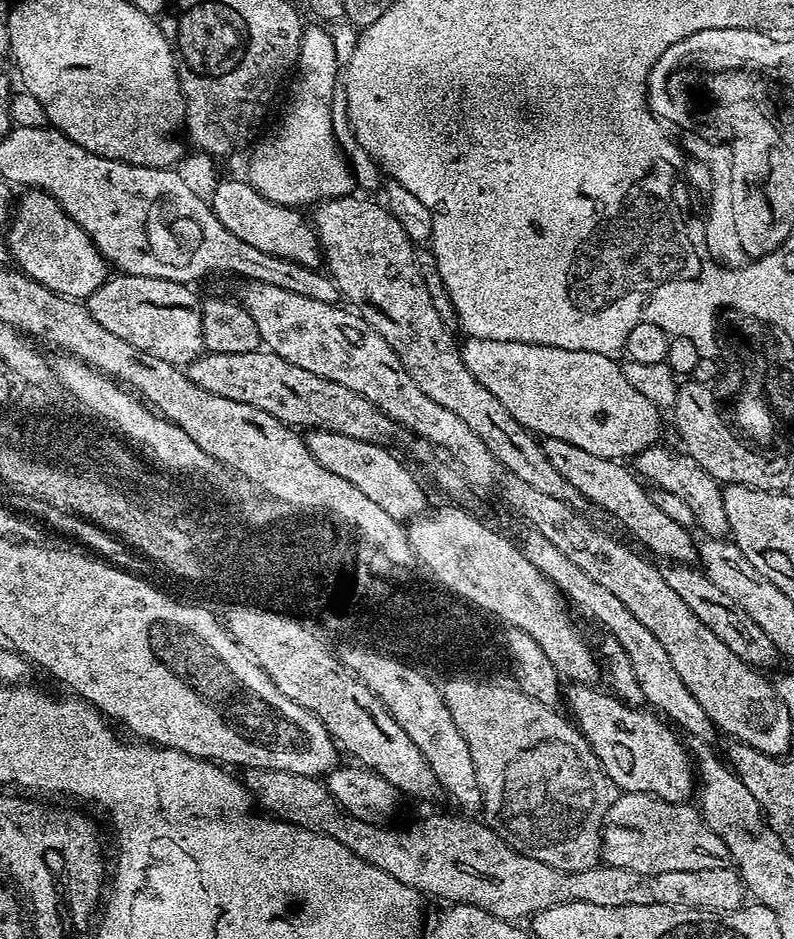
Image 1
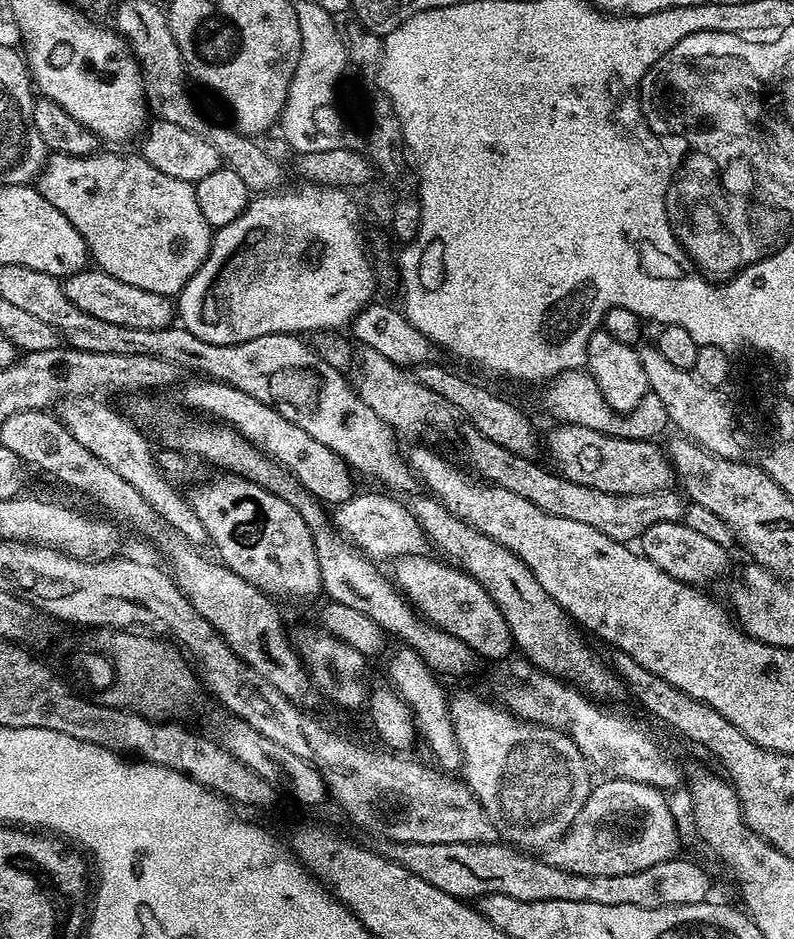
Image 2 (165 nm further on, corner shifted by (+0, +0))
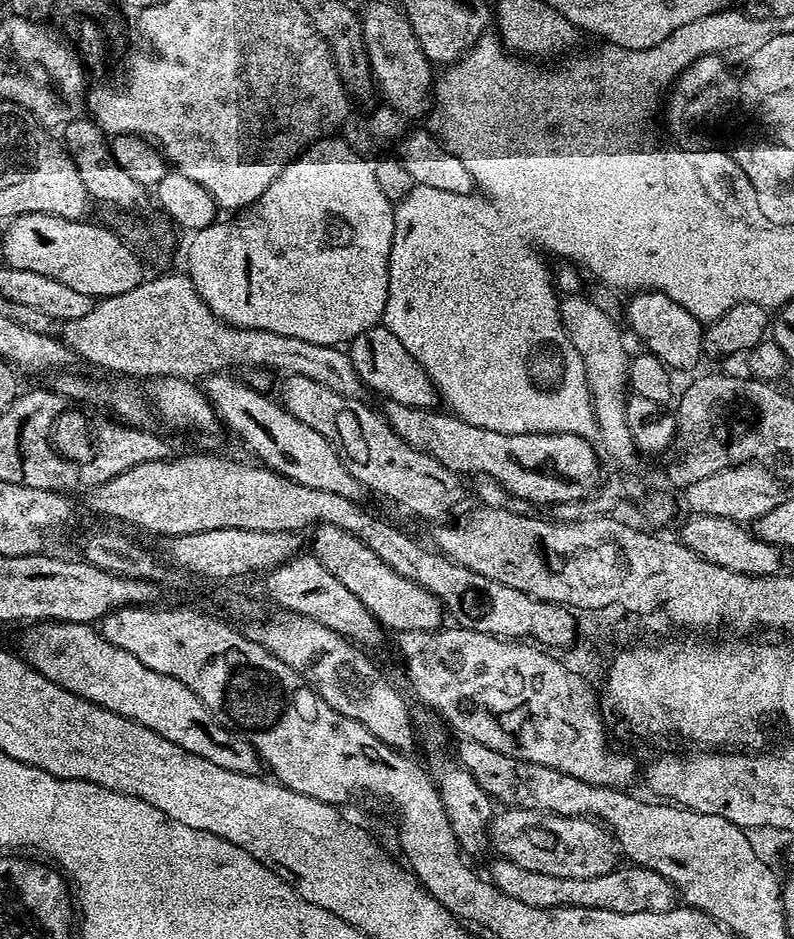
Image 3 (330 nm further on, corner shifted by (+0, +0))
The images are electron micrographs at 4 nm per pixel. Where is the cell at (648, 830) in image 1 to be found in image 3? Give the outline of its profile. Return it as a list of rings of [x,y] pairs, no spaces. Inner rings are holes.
[[[515,806],[500,811],[493,815],[488,825],[488,838],[494,852],[496,848],[497,857],[538,874],[554,874],[554,878],[598,878],[618,867],[616,837],[591,818],[554,816],[534,808]]]

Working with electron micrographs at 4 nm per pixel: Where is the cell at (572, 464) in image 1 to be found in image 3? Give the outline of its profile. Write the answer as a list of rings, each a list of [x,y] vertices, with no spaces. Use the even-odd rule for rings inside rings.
[[[383,324],[376,325],[349,341],[348,353],[361,383],[384,396],[385,401],[398,402],[411,408],[435,409],[441,403],[434,382],[422,370],[402,342]]]

